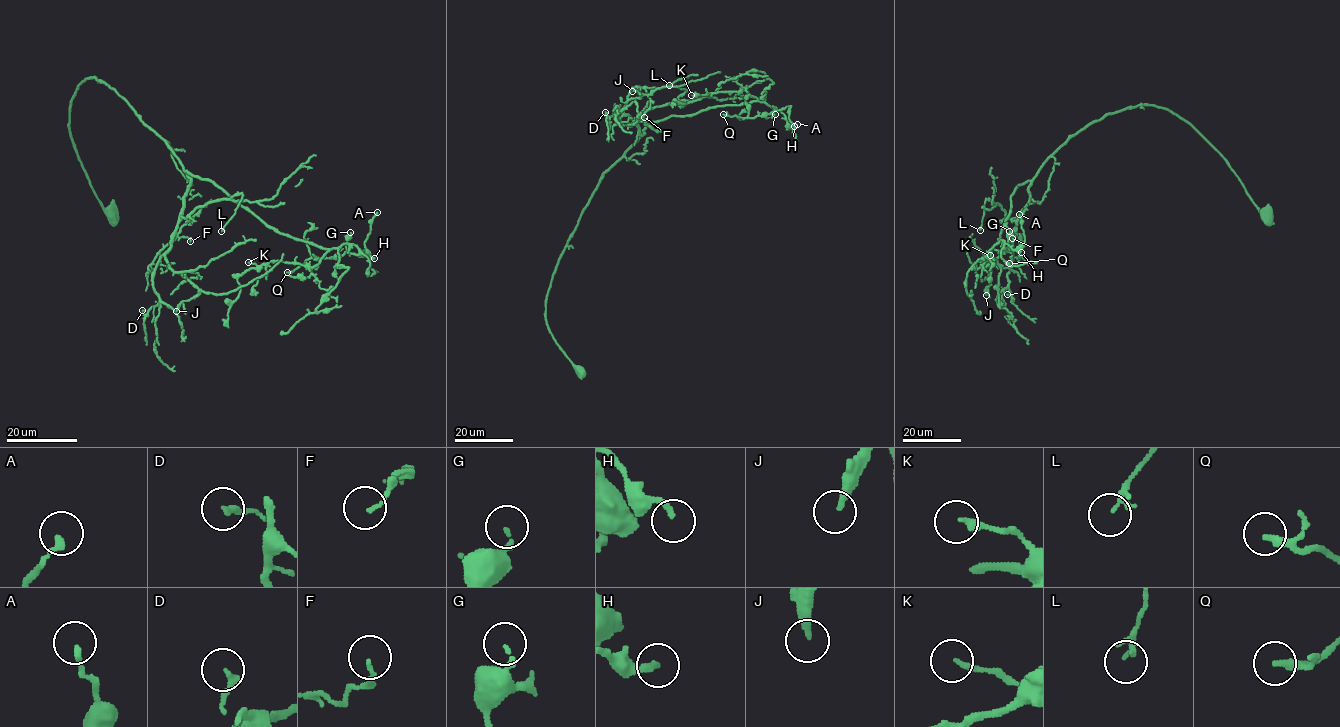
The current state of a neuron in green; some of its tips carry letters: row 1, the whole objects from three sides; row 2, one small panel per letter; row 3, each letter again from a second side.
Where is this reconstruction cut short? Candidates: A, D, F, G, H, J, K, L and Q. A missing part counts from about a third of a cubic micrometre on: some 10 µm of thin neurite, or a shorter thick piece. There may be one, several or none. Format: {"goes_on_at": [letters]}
{"goes_on_at": ["J"]}

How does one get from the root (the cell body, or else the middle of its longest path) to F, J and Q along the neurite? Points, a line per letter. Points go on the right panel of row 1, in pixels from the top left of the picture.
F: (1268, 214), (1189, 124), (1139, 105), (1087, 125), (1045, 162), (1028, 187), (1028, 205), (1012, 220), (1012, 238)
J: (1268, 214), (1189, 124), (1154, 105), (1129, 106), (1081, 129), (1045, 162), (986, 295)
Q: (1268, 214), (1189, 124), (1154, 105), (1129, 106), (1072, 134), (1015, 189), (996, 244), (1012, 252), (1009, 263)

